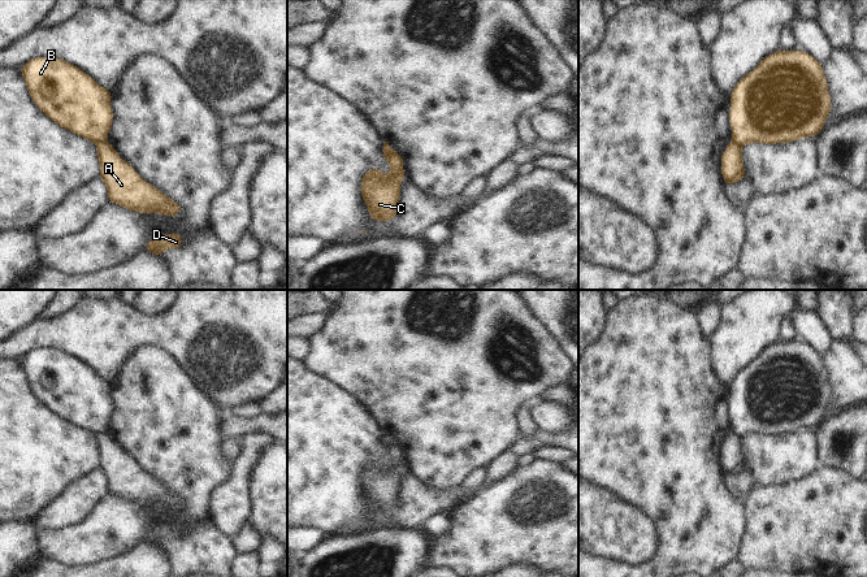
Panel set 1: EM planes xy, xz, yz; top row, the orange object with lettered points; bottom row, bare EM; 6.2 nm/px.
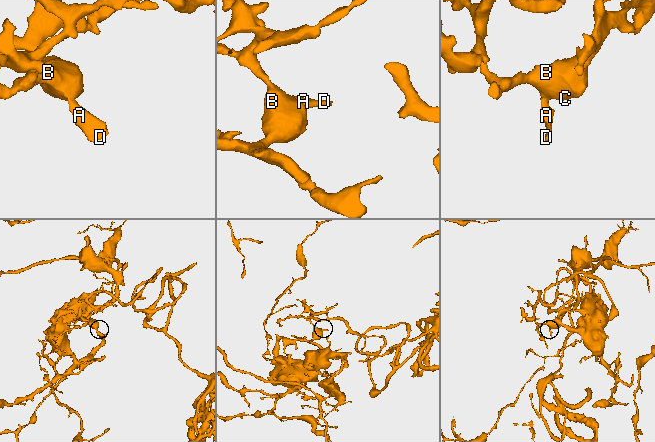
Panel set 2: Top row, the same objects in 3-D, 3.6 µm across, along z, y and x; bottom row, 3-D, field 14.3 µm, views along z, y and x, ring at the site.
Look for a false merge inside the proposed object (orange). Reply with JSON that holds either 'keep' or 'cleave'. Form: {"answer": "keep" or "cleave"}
{"answer": "cleave"}

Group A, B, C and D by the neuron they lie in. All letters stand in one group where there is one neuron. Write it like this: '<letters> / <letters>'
A D / B C

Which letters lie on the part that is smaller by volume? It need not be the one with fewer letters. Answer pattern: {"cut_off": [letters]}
{"cut_off": ["A", "D"]}

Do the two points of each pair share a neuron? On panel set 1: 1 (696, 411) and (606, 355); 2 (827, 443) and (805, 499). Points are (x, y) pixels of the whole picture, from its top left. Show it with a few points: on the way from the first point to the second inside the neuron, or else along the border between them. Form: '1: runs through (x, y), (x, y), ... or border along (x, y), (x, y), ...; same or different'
1: runs through (673, 411), (658, 407), (628, 377); same
2: border along (820, 464), (841, 469), (849, 476); different

